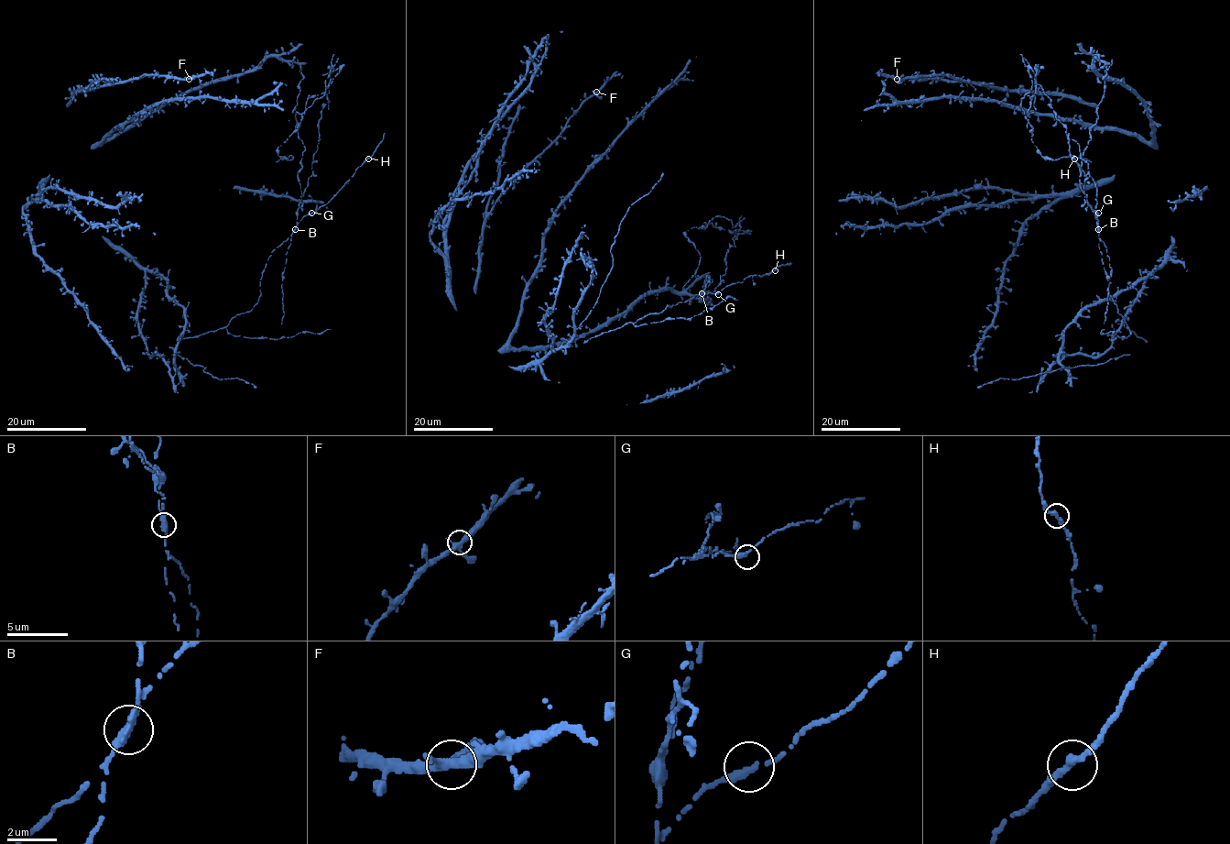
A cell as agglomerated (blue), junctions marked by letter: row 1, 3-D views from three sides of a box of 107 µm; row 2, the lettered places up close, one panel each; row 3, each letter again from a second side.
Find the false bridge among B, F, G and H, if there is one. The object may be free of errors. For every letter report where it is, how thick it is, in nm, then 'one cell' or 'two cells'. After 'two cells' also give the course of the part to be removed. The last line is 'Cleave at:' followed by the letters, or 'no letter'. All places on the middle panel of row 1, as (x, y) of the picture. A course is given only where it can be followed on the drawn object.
B: (702, 293) | 340 nm | two cells | (702, 294), (719, 285), (725, 255), (735, 246), (740, 227), (723, 217), (684, 233), (701, 255), (683, 287)
F: (596, 92) | 360 nm | one cell
G: (718, 294) | 280 nm | one cell
H: (775, 270) | 320 nm | one cell
Cleave at: B

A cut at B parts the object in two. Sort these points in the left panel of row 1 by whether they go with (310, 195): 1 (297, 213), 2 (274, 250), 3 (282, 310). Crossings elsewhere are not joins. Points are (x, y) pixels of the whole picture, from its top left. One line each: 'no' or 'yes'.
1: no
2: yes
3: no

